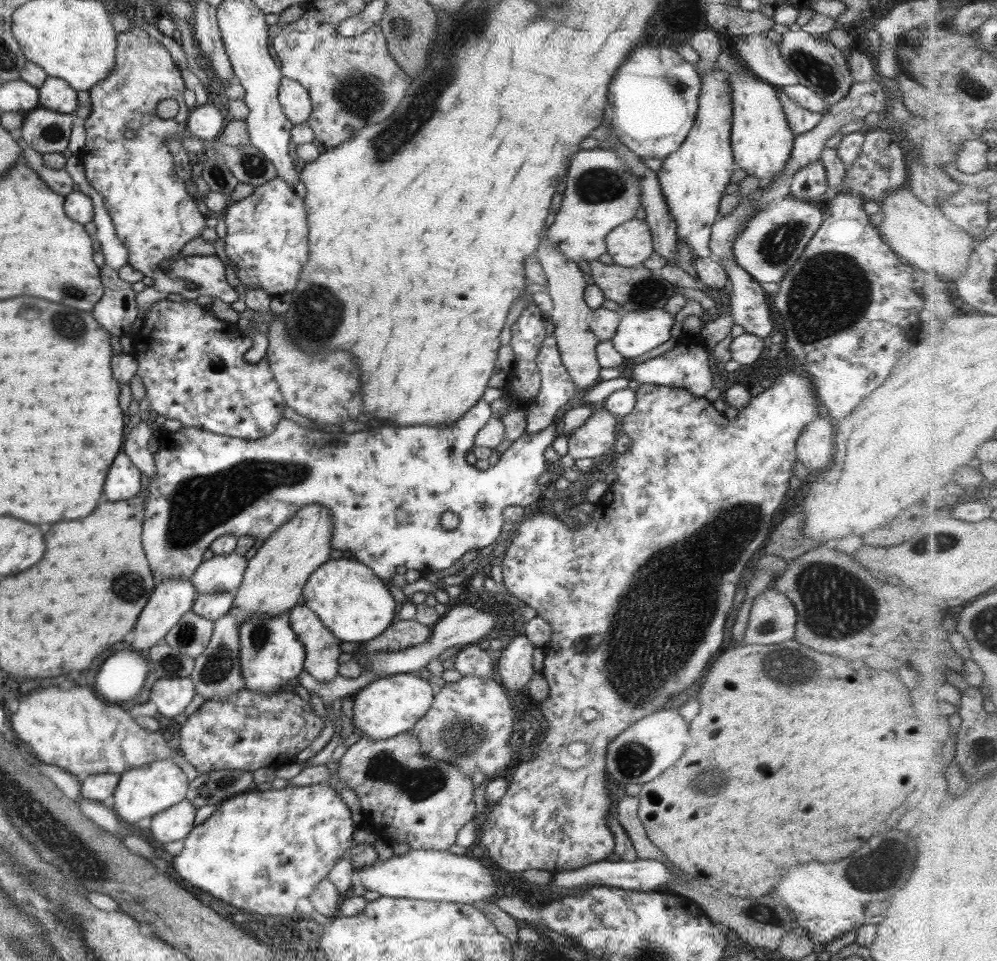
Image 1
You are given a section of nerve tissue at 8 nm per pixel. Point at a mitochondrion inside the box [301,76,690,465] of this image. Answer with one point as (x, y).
(596, 184)

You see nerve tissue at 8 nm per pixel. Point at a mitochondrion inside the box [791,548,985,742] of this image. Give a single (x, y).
(843, 617)

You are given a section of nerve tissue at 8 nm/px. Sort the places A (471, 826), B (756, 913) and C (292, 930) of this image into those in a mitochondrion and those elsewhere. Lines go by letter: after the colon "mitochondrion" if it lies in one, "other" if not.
A: other
B: mitochondrion
C: other

